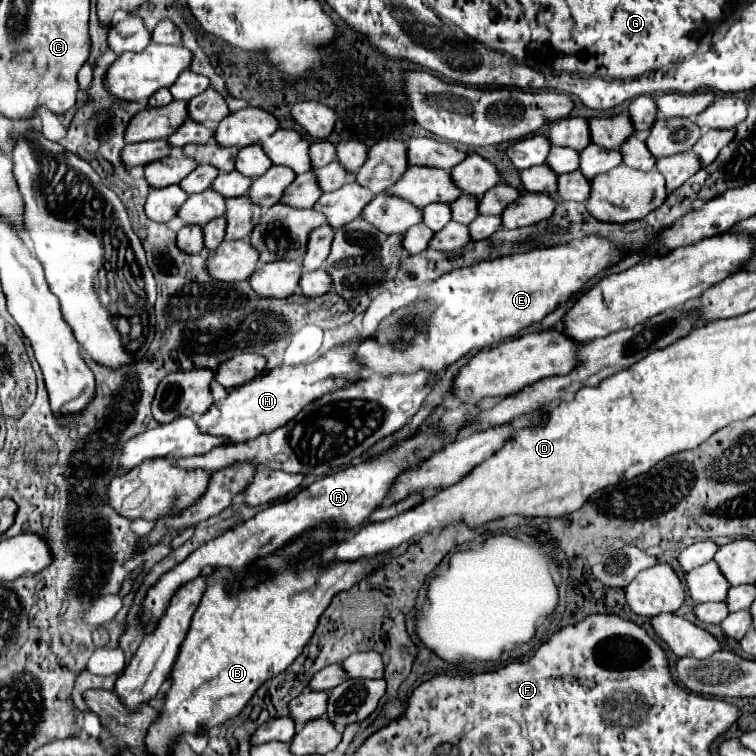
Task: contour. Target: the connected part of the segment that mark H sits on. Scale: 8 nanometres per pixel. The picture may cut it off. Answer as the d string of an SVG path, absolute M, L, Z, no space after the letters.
M362 337L350 341L342 347L336 347L332 351L328 351L324 357L320 357L318 361L308 363L308 365L274 367L266 375L240 385L228 397L212 403L212 409L208 409L208 413L204 413L204 417L196 419L196 425L200 427L202 433L222 437L230 443L248 441L262 433L270 433L278 427L284 427L292 417L296 417L296 413L300 413L304 409L304 405L308 405L310 401L316 401L324 393L346 387L348 379L358 377L360 365L356 363L356 353L350 351L348 347L352 343L358 345L360 341L362 341Z

